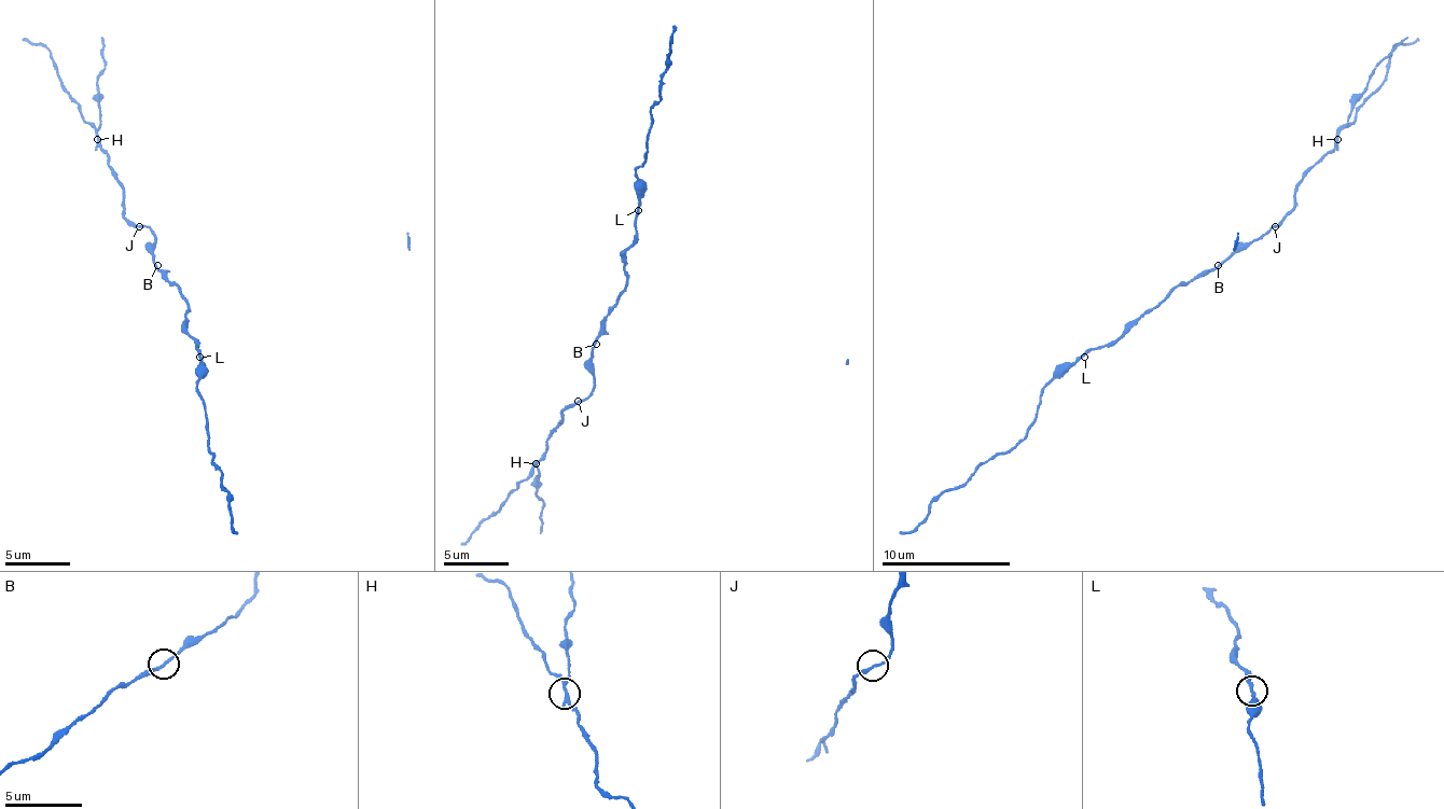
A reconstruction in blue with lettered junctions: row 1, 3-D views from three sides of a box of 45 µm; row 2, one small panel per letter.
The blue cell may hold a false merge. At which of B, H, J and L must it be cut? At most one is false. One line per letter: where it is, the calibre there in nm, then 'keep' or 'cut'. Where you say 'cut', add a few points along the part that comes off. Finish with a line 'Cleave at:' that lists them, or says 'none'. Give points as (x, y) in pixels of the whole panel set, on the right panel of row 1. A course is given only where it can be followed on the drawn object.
B: at (1218, 265); 190 nm thick; keep
H: at (1337, 139); 170 nm thick; cut; foreign part runs (1337, 139), (1370, 74), (1408, 36)
J: at (1275, 226); 200 nm thick; keep
L: at (1084, 357); 200 nm thick; keep
Cleave at: H

